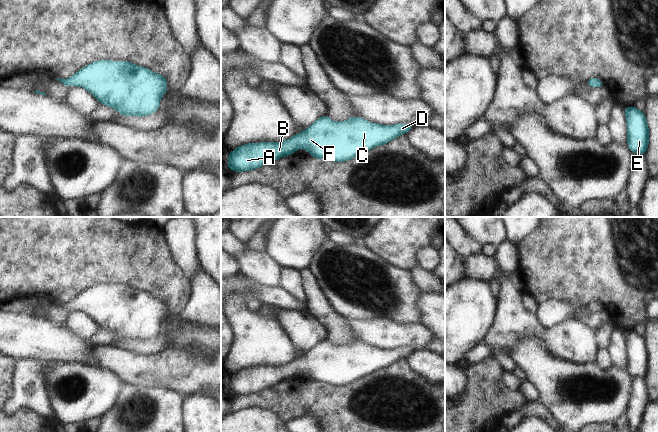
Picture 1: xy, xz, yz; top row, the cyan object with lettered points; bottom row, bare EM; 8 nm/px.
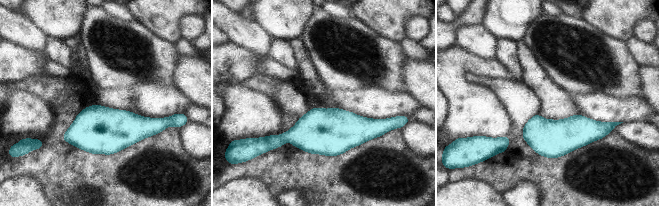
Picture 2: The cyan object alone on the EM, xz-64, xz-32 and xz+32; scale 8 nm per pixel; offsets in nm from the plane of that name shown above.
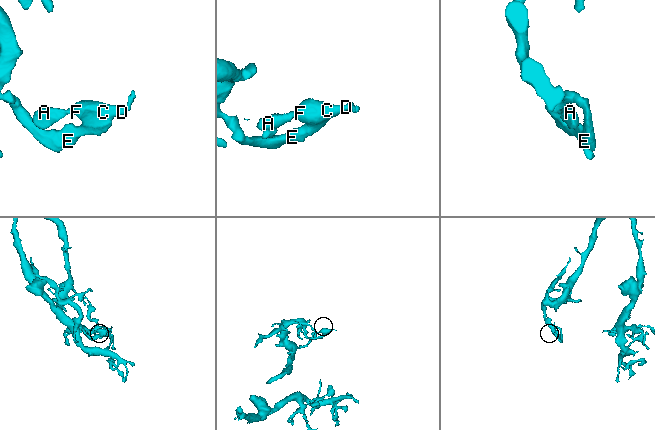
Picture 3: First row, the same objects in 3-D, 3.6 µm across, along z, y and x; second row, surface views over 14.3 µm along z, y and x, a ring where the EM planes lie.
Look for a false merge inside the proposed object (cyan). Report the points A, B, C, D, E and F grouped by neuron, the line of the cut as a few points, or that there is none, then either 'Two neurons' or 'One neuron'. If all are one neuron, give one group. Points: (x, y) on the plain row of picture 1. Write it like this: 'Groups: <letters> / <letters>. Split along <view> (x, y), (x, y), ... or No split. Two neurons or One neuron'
Groups: A B C D E F. No split. One neuron.

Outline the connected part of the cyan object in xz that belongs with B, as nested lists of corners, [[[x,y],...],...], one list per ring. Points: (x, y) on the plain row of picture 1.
[[[325,339],[298,359],[279,367],[250,367],[229,377],[228,391],[250,395],[293,378],[300,370],[317,383],[348,385],[378,369],[404,359],[411,348],[378,349],[353,340],[344,346],[332,346]]]

